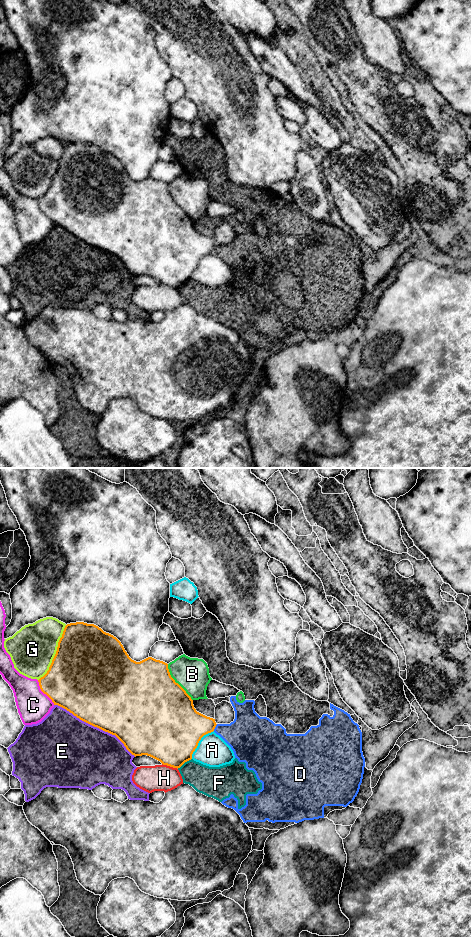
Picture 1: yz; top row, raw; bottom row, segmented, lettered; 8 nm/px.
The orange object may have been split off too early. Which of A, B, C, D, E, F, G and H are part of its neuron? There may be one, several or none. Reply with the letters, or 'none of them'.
none of them

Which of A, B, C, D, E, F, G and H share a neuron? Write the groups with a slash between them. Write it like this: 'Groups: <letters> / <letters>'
Groups: A / B / C / D F / E / G / H

